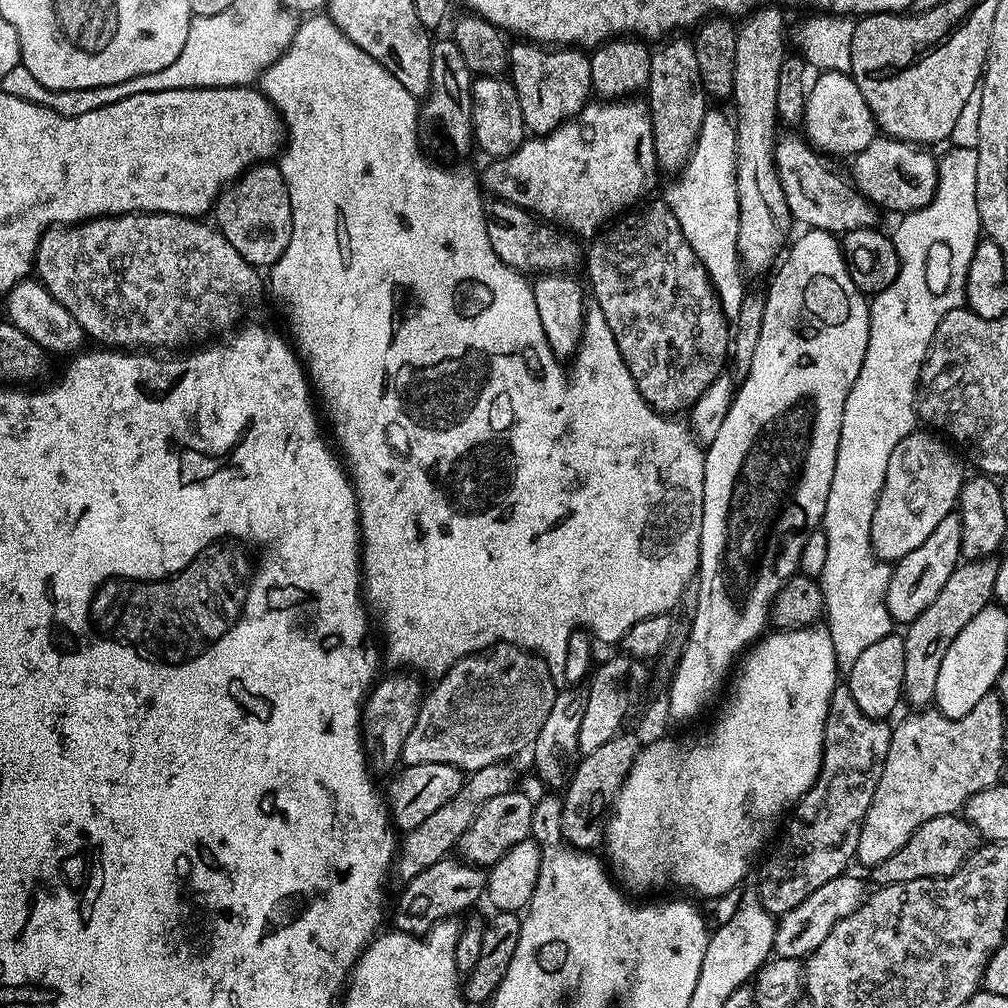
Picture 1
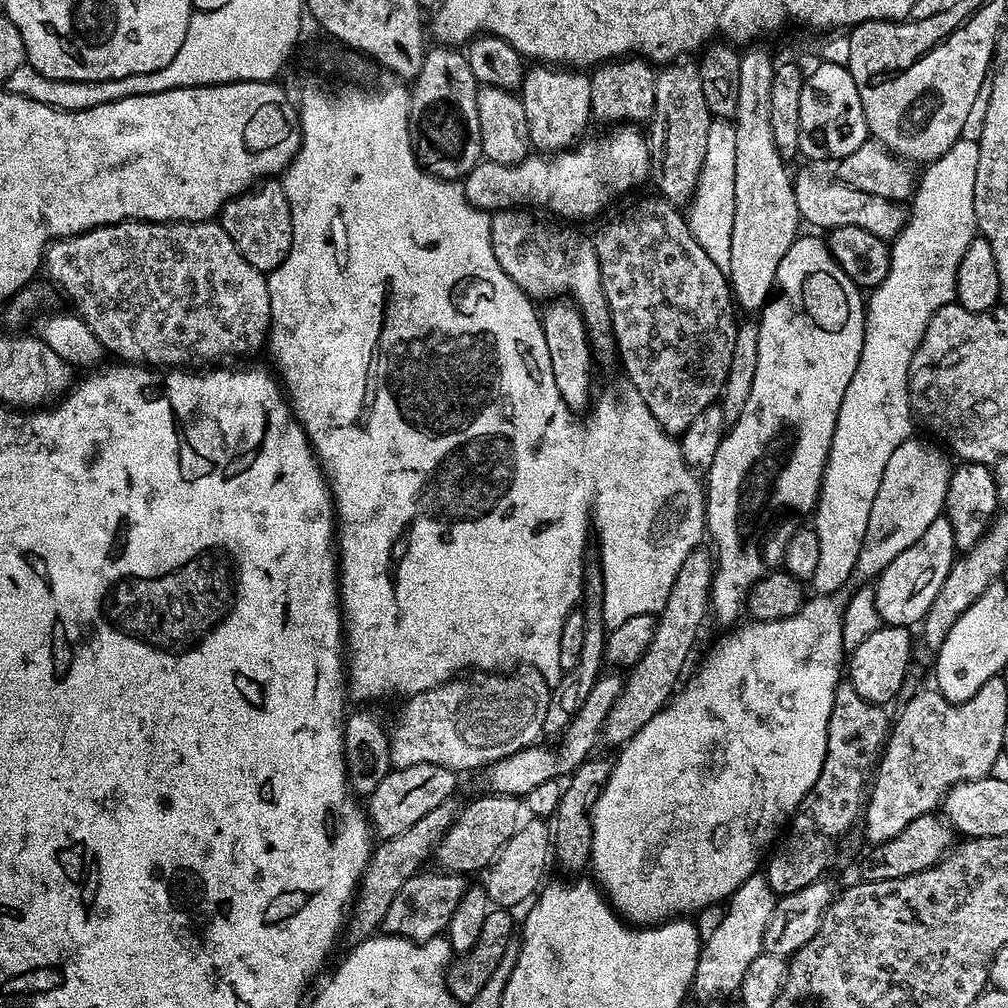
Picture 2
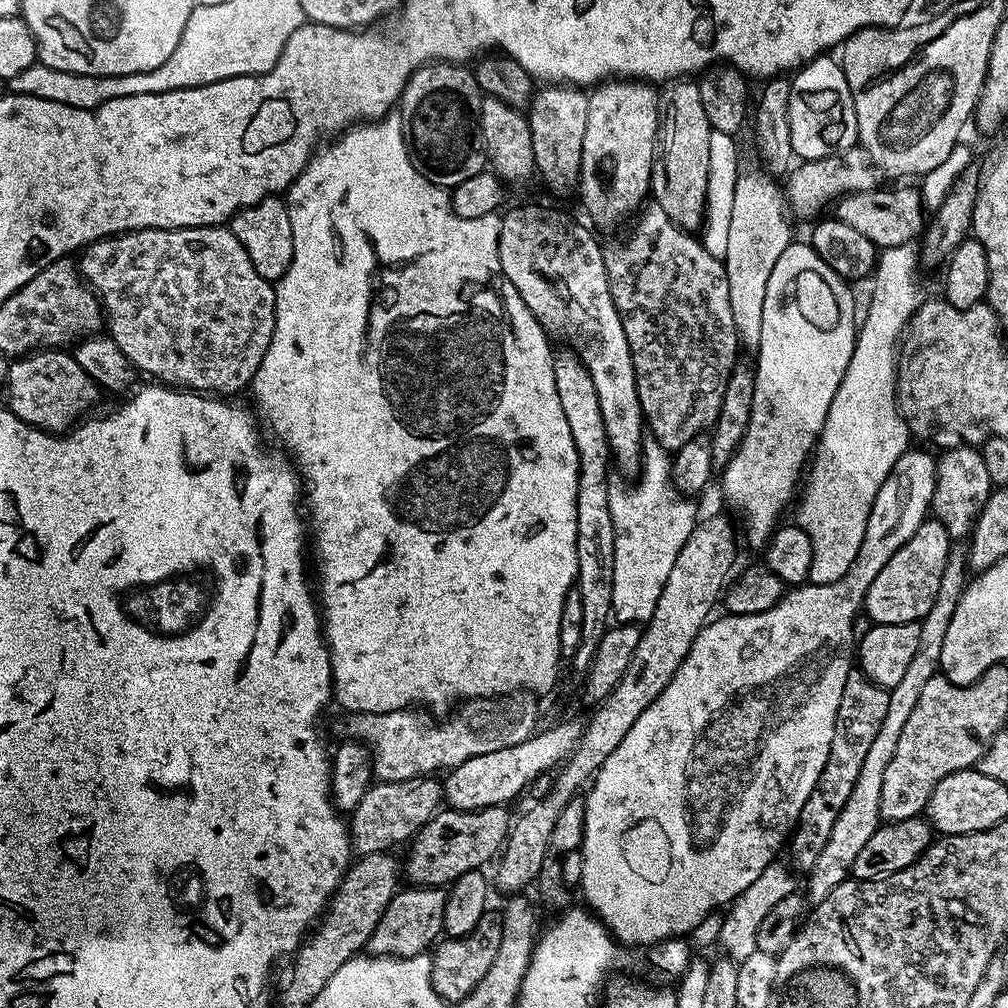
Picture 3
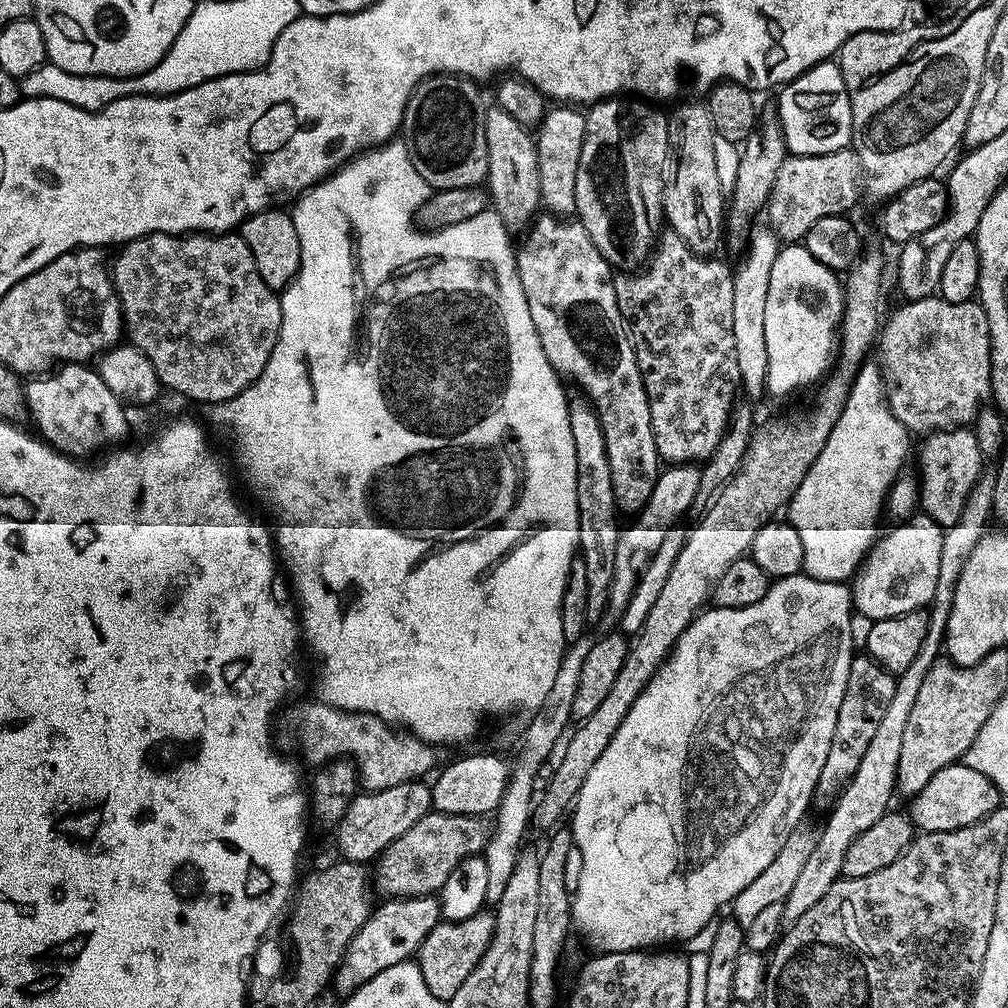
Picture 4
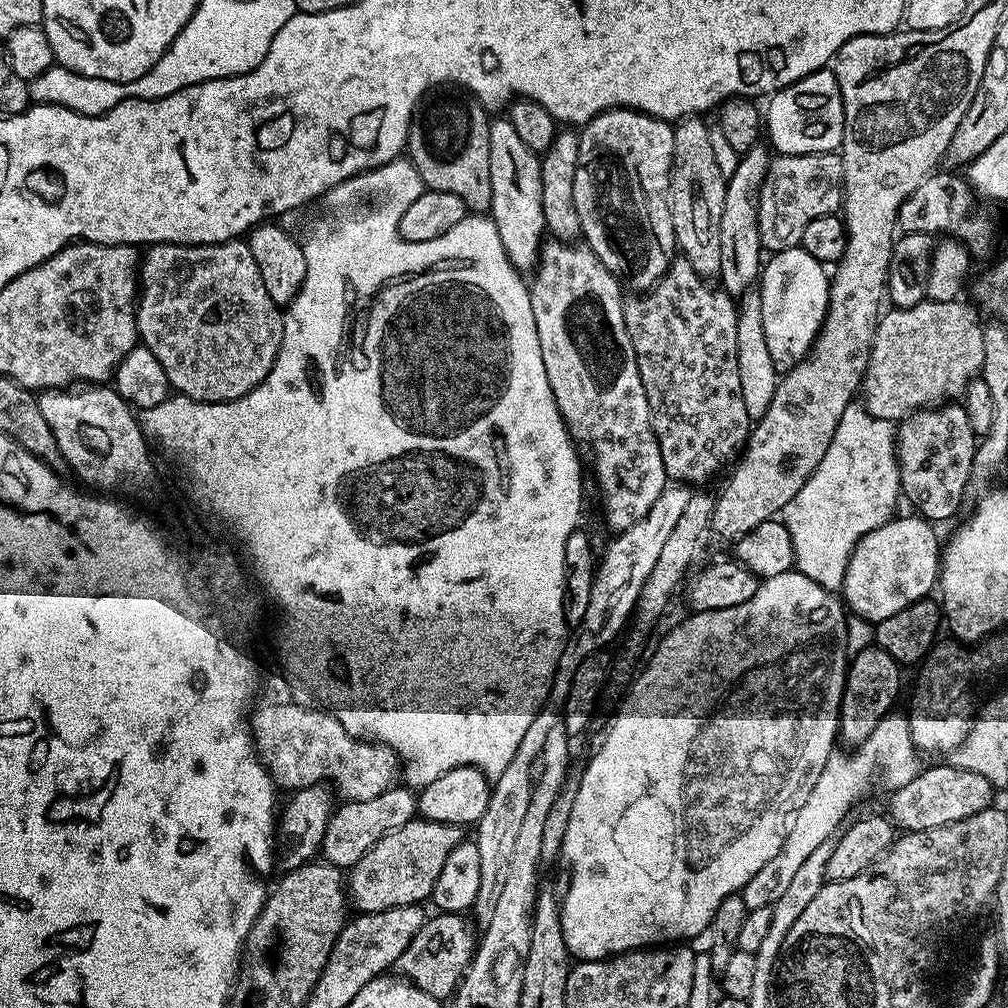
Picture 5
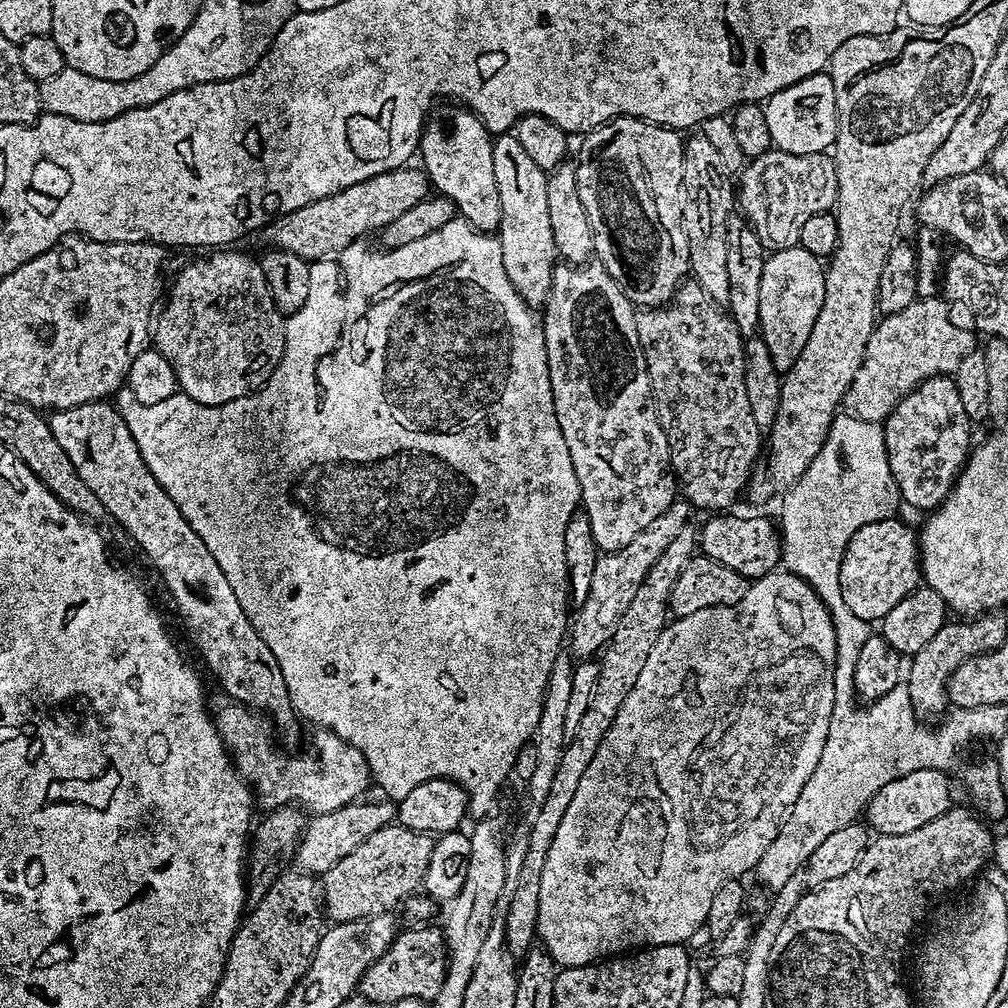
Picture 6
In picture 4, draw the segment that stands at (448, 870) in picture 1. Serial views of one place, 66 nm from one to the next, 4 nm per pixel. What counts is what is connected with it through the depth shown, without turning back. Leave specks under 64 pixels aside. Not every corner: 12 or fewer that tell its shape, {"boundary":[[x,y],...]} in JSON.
{"boundary":[[435,895],[373,907],[334,988],[354,992],[412,960],[442,923]]}

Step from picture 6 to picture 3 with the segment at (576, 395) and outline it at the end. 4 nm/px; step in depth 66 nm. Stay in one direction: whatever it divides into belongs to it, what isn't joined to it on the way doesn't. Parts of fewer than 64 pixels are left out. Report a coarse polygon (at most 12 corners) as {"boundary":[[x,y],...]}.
{"boundary":[[524,204],[498,258],[534,318],[586,366],[611,459],[642,464],[646,421],[604,249]]}

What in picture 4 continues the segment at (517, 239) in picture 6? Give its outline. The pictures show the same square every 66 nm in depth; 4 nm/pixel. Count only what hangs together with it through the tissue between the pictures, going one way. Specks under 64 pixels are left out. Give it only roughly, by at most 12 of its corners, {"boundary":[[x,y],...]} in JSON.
{"boundary":[[485,111],[486,191],[509,229],[541,207],[533,133]]}

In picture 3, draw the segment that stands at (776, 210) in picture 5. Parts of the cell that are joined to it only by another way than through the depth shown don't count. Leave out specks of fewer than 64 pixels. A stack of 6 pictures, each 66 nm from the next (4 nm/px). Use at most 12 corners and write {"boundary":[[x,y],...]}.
{"boundary":[[859,146],[797,163],[787,177],[793,217],[873,191],[876,165]]}

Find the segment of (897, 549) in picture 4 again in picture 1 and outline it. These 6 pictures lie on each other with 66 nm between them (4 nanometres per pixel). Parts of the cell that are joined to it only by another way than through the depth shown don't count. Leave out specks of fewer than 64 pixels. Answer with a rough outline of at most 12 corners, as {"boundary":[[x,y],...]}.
{"boundary":[[962,522],[938,530],[895,561],[886,603],[911,624],[961,563]]}

